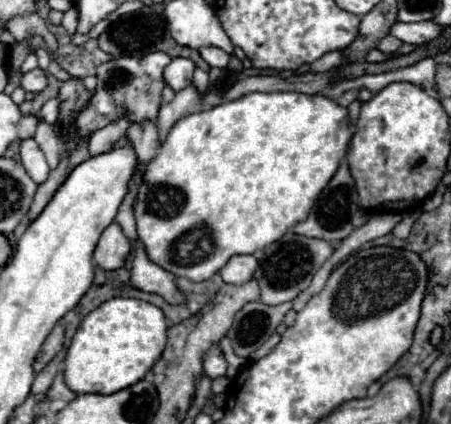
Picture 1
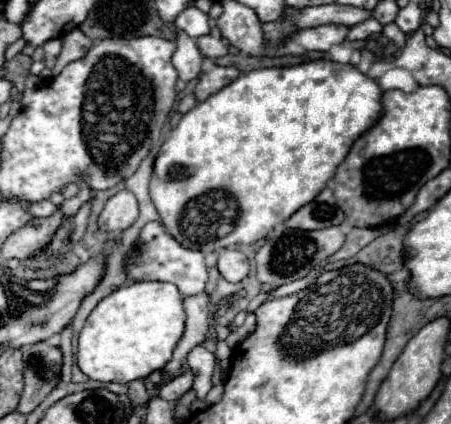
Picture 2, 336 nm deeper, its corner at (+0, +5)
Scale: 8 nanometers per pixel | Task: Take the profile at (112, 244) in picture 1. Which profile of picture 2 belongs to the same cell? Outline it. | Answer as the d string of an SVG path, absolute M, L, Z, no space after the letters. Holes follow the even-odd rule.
M121 190L107 200L103 212L99 214L99 230L107 234L117 234L127 230L137 220L139 208L131 192Z

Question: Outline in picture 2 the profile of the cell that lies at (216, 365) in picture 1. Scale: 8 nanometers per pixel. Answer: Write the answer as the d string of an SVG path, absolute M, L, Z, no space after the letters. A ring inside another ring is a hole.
M195 346L187 356L187 366L195 374L193 388L199 400L205 400L207 392L211 390L211 376L215 370L215 354L209 352L205 346Z

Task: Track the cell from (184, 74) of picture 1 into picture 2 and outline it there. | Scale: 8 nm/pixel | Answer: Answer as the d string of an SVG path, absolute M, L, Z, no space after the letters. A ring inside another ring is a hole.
M177 32L177 34L179 34L179 38L177 38L177 50L173 54L173 66L179 74L179 78L189 82L201 74L203 56L201 56L199 48L195 46L193 38L185 36L183 32Z

